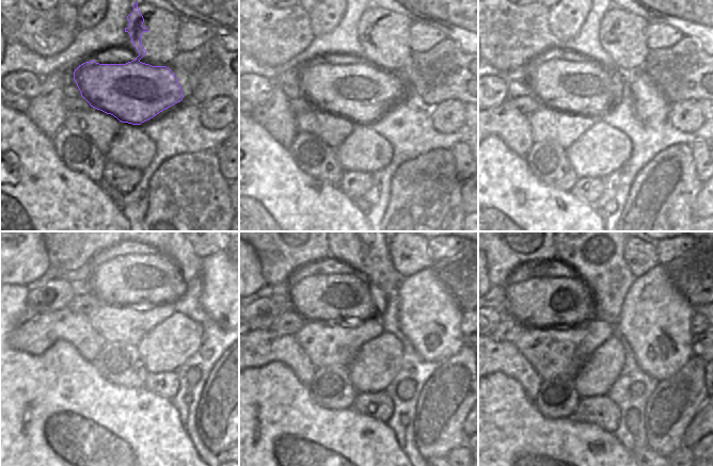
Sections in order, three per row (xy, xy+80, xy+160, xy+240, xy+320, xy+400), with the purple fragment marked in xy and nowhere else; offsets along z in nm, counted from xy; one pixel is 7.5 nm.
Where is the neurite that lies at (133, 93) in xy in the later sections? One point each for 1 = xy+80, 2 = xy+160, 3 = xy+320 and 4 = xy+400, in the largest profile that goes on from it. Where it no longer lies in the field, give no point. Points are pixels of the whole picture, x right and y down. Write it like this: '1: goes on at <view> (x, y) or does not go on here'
1: goes on at xy+80 (359, 91)
2: goes on at xy+160 (572, 84)
3: goes on at xy+320 (321, 299)
4: goes on at xy+400 (561, 301)

